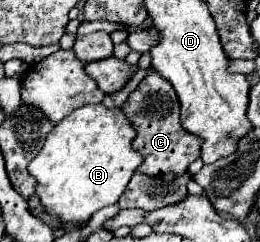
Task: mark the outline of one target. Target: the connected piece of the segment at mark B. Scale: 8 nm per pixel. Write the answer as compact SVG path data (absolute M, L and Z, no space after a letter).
M90 104L90 106L76 108L60 124L56 124L52 128L52 132L48 134L38 156L28 164L30 176L34 176L38 182L36 194L40 198L44 212L58 218L62 224L72 224L72 226L82 224L84 226L84 224L88 224L88 220L92 218L94 212L98 212L110 204L116 204L120 200L120 196L124 194L132 174L142 164L142 156L132 148L134 136L136 136L136 132L134 132L130 120L122 114L122 110L120 108L110 110L102 104Z

